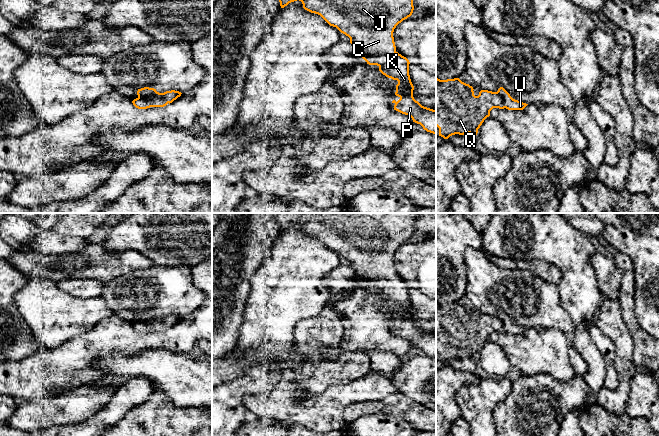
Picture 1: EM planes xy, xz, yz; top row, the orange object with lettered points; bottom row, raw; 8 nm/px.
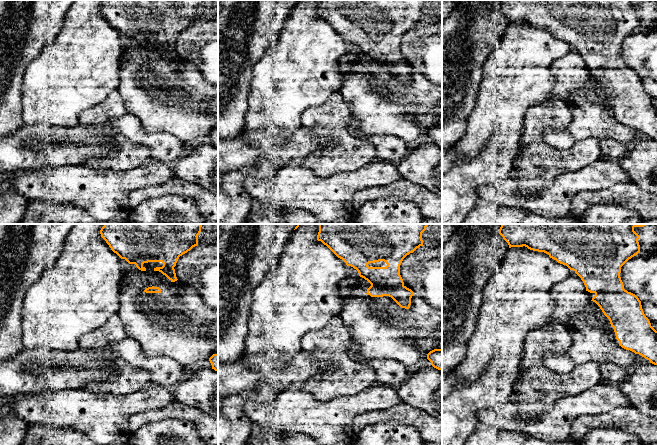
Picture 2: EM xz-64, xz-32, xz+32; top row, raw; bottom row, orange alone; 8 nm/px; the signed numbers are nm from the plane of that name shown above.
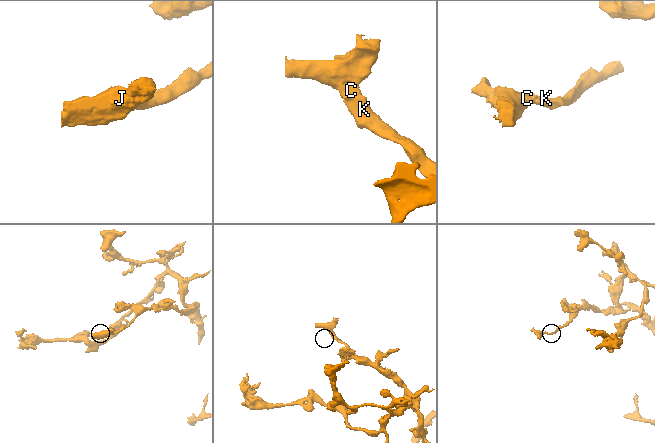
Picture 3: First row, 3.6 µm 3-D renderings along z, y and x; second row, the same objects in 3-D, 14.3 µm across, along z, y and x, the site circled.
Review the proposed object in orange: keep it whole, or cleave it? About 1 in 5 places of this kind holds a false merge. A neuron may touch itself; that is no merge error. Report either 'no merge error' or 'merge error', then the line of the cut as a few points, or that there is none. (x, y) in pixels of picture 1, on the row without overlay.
no merge error; cut none

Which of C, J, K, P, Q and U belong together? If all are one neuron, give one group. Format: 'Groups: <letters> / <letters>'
Groups: C J K P Q U

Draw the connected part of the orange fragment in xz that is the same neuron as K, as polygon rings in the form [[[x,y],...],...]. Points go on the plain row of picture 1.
[[[281,213],[277,222],[281,232],[289,227],[301,225],[303,232],[311,237],[320,239],[330,250],[336,251],[341,257],[350,262],[355,276],[369,289],[377,289],[379,295],[388,302],[397,304],[395,319],[400,323],[394,327],[394,334],[408,339],[413,346],[420,348],[427,356],[436,358],[436,334],[422,330],[413,321],[414,310],[409,299],[409,284],[396,275],[393,256],[396,250],[413,237],[414,220],[422,213]]]

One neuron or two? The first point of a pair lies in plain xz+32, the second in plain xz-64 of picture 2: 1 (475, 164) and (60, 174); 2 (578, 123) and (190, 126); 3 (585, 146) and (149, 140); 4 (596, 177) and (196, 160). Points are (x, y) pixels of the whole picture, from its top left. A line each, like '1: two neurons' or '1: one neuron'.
1: two neurons
2: one neuron
3: two neurons
4: two neurons

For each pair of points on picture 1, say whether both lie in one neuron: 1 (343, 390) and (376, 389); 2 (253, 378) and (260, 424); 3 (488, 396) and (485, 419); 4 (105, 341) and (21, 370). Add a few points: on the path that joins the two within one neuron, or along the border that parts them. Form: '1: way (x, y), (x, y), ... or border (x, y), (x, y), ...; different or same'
1: way (351, 390), (368, 389); same
2: border (248, 413), (241, 425); different
3: way (485, 402), (485, 413); same
4: way (84, 350), (81, 350), (59, 370), (42, 370); same

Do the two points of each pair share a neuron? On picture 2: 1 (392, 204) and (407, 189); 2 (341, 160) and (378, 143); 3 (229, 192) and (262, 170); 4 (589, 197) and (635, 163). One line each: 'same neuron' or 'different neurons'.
1: different neurons
2: different neurons
3: same neuron
4: different neurons

